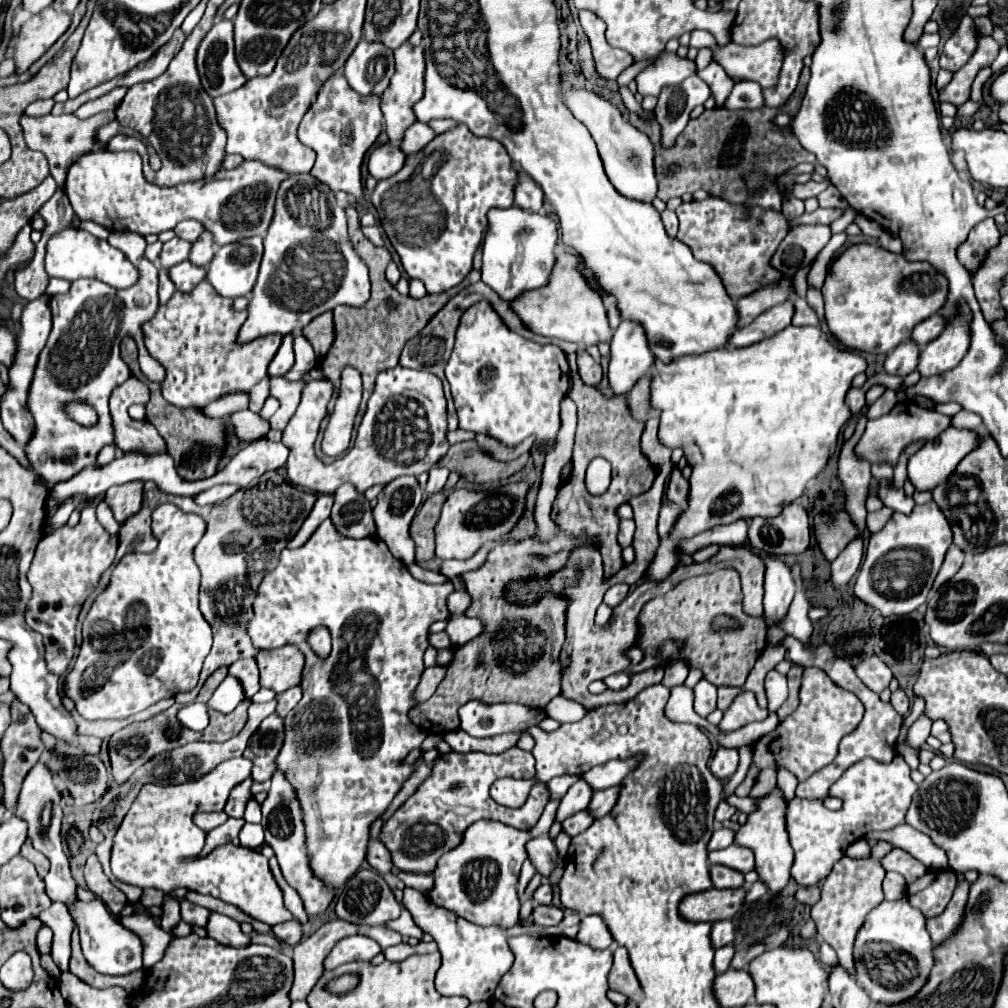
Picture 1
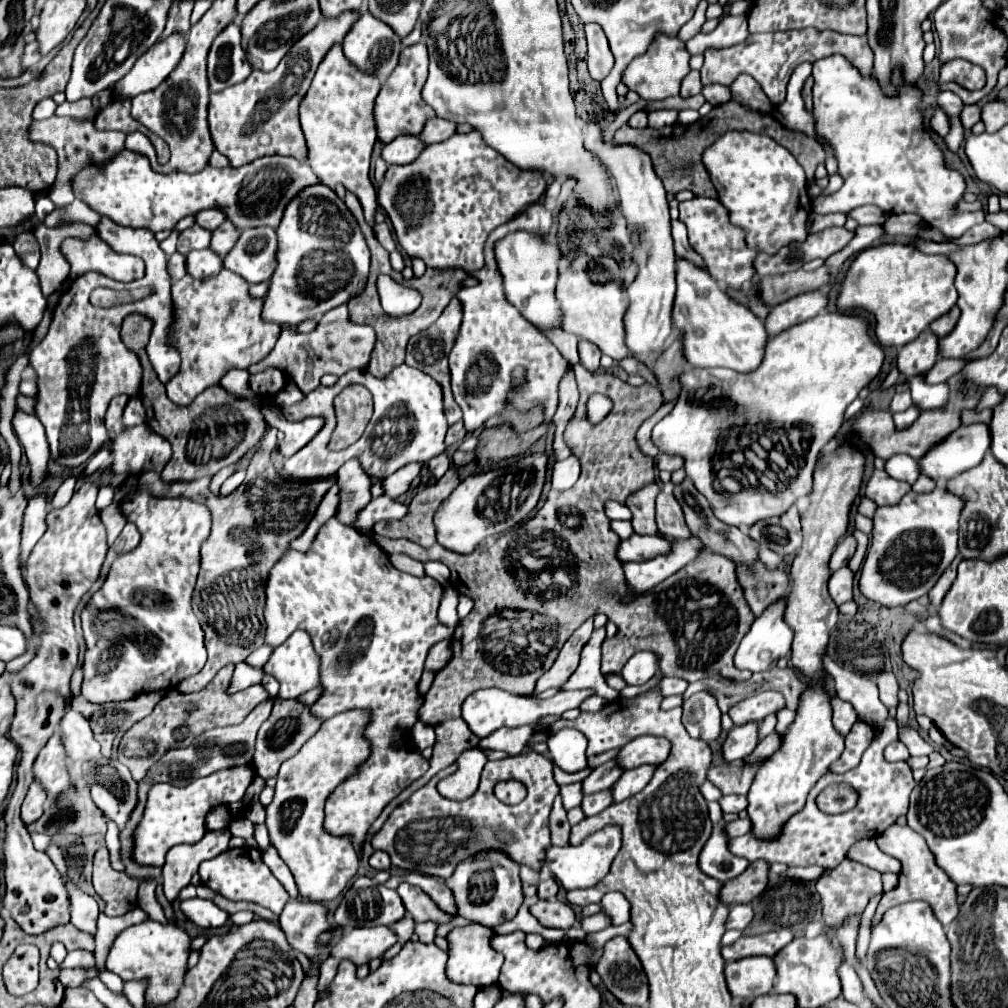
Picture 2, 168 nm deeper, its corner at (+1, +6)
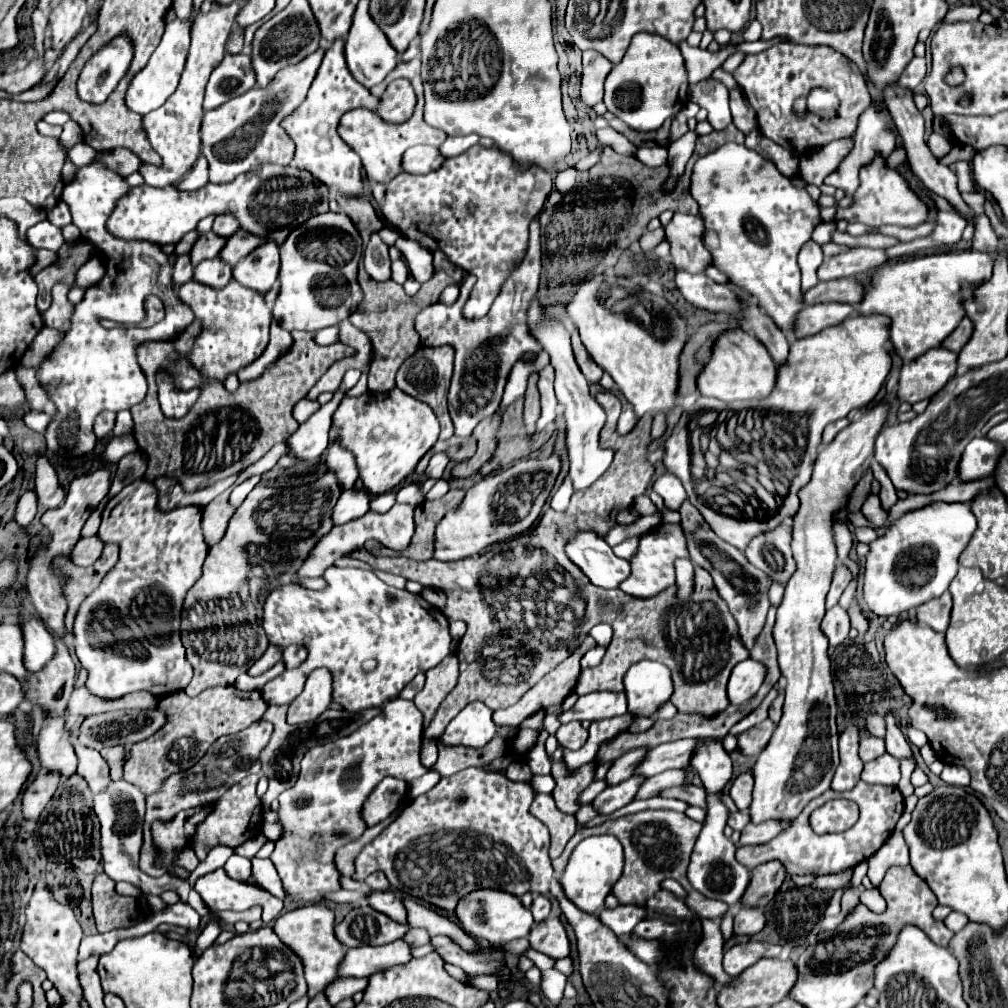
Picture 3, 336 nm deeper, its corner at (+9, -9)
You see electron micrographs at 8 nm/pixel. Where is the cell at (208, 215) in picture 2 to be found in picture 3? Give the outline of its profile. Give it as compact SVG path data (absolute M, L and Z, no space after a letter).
M220 214L220 216L216 216L216 220L214 220L212 232L218 232L218 236L232 236L238 228L240 228L240 222L236 220L236 216Z

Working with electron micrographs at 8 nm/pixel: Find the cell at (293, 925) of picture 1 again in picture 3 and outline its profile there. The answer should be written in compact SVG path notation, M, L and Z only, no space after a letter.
M312 902L304 908L292 910L282 914L276 922L274 922L274 932L278 934L278 938L294 948L294 952L298 952L298 956L304 962L304 974L306 974L306 982L310 984L310 992L308 998L312 1000L316 994L320 994L338 974L338 966L346 956L346 948L338 942L336 934L334 934L334 926L336 926L336 916L334 910L324 904L324 902Z

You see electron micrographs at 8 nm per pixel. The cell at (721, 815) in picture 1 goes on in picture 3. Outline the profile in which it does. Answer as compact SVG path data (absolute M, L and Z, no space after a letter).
M734 812L734 814L730 814L728 826L730 826L732 830L742 832L742 830L744 830L744 826L746 826L748 822L750 822L750 814L748 814L748 812Z

